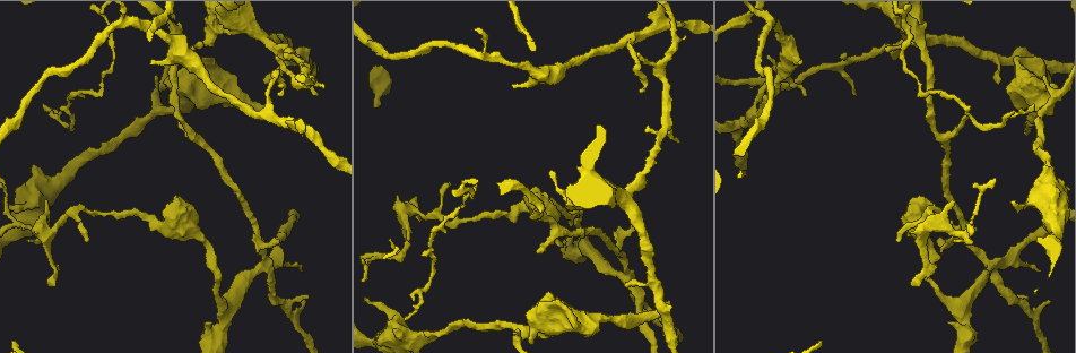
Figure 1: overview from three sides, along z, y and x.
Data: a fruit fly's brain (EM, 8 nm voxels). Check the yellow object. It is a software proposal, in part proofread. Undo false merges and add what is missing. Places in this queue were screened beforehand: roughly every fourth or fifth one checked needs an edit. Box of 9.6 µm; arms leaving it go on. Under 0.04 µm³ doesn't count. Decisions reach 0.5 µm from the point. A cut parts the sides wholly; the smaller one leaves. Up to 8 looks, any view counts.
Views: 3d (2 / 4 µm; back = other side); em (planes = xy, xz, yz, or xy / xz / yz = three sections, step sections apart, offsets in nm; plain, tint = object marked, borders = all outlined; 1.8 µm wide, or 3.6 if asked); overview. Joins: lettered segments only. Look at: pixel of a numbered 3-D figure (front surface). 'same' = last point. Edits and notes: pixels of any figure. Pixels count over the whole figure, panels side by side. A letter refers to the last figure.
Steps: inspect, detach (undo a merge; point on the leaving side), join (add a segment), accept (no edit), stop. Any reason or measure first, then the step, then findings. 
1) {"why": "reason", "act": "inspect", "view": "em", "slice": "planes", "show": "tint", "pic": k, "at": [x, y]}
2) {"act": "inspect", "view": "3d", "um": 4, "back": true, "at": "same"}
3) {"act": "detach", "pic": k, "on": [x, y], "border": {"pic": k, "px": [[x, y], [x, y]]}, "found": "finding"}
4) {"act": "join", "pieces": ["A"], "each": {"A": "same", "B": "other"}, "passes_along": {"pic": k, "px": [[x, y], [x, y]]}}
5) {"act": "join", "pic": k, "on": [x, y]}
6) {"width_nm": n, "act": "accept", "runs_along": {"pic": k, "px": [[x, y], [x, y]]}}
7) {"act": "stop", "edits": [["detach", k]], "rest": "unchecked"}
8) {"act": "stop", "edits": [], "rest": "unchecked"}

{"act": "inspect", "view": "em", "slice": "planes", "show": "borders", "pic": 1, "at": [301, 135]}

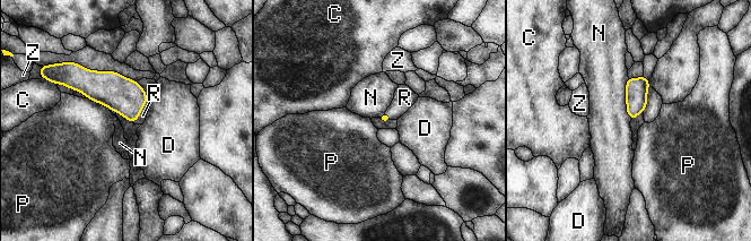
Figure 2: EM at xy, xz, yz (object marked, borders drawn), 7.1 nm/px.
{"act": "join", "pic": 2, "on": [142, 115], "each": {"C": "other", "D": "other", "N": "other", "P": "other", "R": "same", "Z": "other"}, "passes_along": {"pic": 2, "px": [[125, 96], [140, 111], [142, 115]]}, "found": "it goes on there"}

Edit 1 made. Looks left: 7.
{"why": "redraw", "act": "inspect", "view": "overview"}

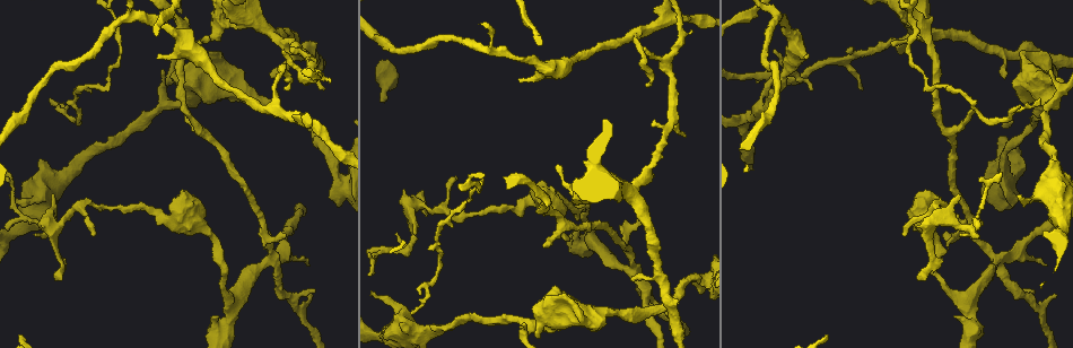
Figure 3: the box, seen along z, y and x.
{"why": "abrupt turn", "act": "inspect", "view": "em", "slice": "planes", "show": "tint", "pic": 3, "at": [632, 272]}

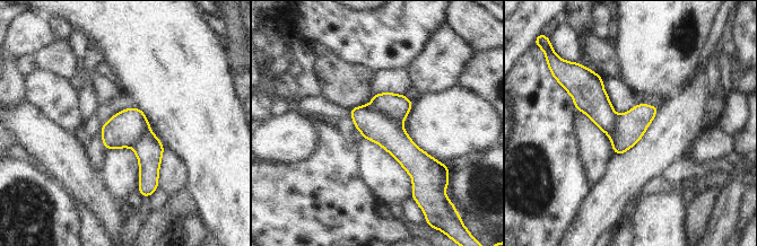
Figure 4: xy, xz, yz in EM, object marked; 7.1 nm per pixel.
{"why": "see the neighbours", "act": "inspect", "view": "em", "slice": "planes", "show": "borders", "at": "same"}

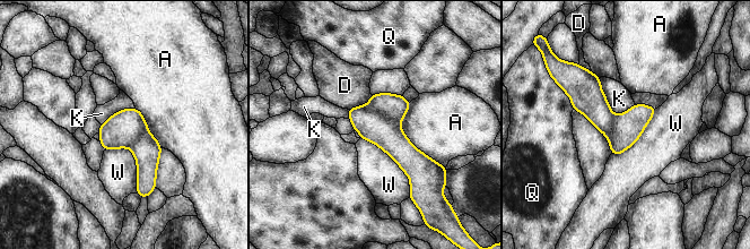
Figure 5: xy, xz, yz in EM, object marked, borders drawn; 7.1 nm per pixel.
{"act": "detach", "pic": 5, "on": [372, 126], "each": {"A": "other", "D": "other", "K": "other", "Q": "other", "W": "other"}, "border": {"pic": 5, "px": [[366, 105], [399, 125]]}, "found": "a second cell is stuck on"}

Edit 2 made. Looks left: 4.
{"why": "redraw", "act": "inspect", "view": "overview"}

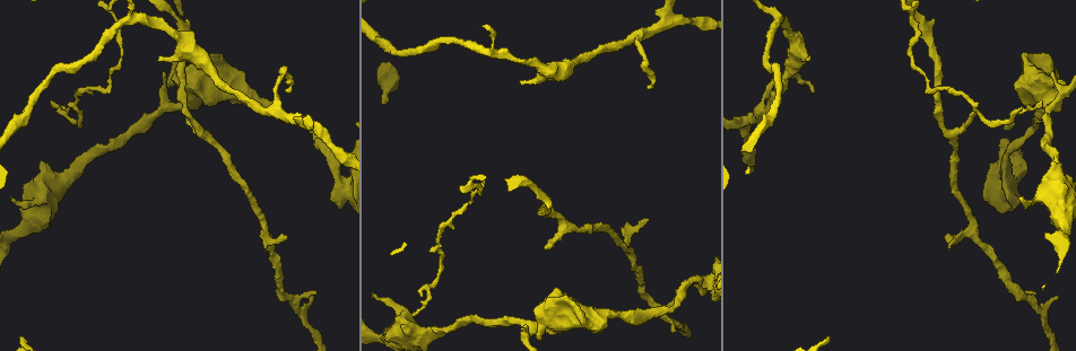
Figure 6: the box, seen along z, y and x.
{"why": "sharp bend", "act": "inspect", "view": "em", "slice": "yz", "step": 16, "show": "tint", "pic": 6, "at": [762, 110]}

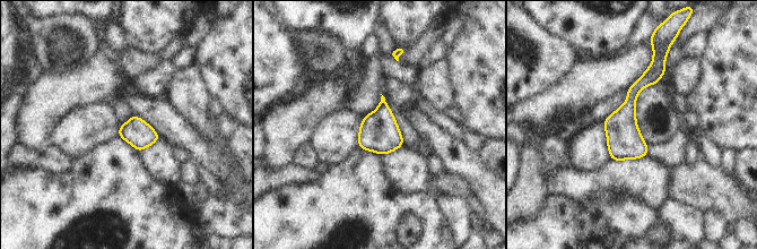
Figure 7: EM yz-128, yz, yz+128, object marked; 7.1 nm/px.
{"why": "cut it another way", "act": "inspect", "view": "em", "slice": "xz", "step": 16, "show": "tint", "at": "same"}

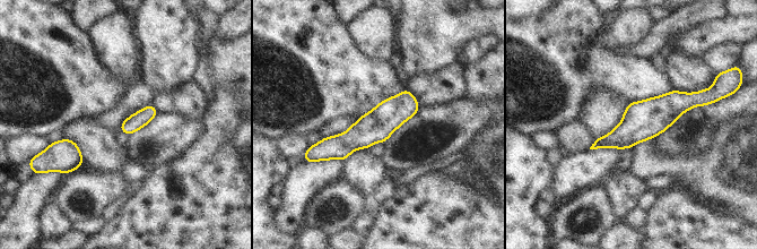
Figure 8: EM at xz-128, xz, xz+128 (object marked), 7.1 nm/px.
{"why": "what lies round it", "act": "inspect", "view": "em", "slice": "xz", "step": 16, "show": "borders", "at": "same"}

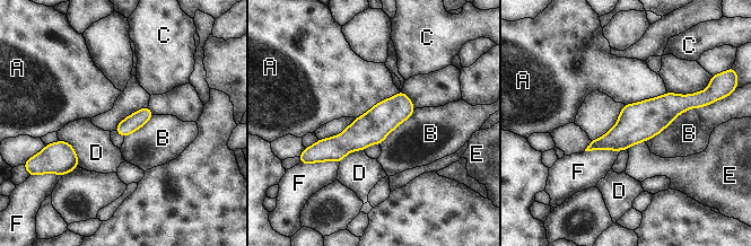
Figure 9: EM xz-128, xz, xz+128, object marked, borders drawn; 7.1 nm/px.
{"act": "accept", "each": {"A": "other", "B": "other", "C": "other", "D": "other", "E": "other", "F": "other"}, "found": "all the same cell"}

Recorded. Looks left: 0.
{"act": "stop", "edits": [["join", 2], ["detach", 5]], "rest": "unchecked"}

